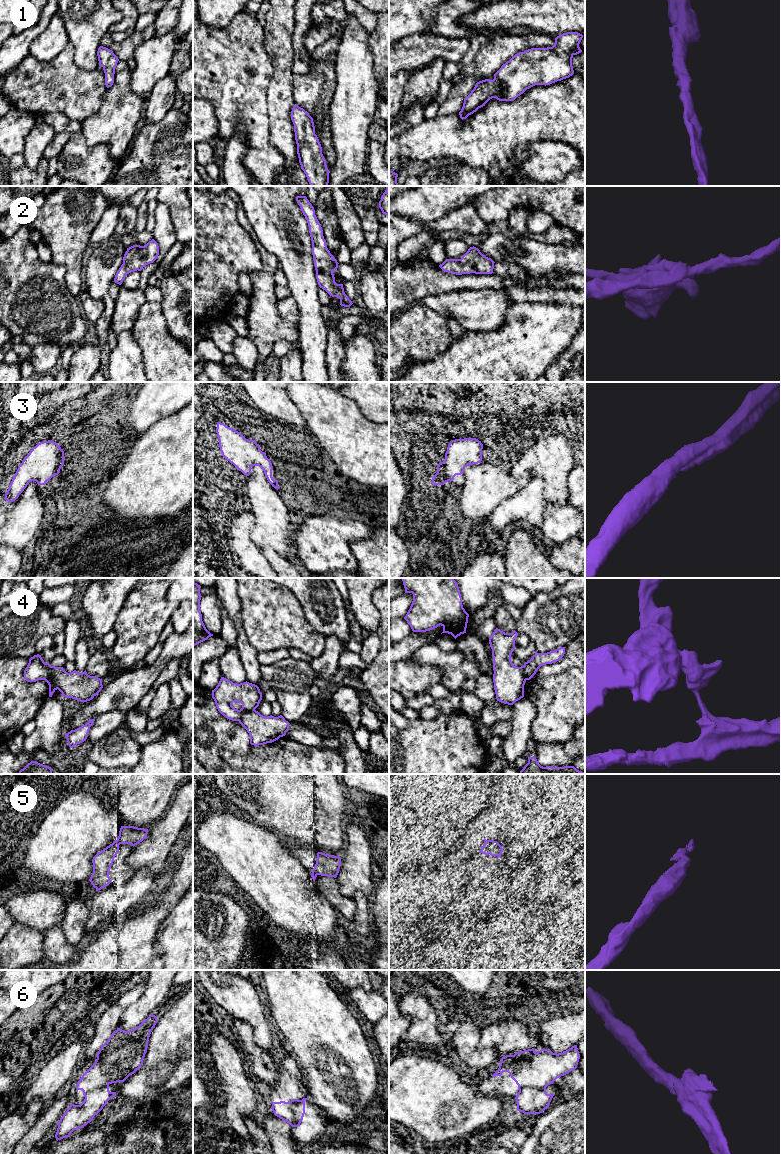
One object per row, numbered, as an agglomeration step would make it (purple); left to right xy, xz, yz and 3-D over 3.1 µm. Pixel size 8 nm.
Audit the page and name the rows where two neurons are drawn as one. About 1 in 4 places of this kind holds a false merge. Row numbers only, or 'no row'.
4, 5, 6

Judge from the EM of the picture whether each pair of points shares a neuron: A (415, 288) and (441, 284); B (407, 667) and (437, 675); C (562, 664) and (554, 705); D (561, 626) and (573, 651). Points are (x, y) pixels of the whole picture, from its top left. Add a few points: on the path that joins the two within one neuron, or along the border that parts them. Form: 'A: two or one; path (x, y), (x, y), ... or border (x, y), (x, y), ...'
A: one; path (421, 284), (435, 284)
B: one; path (414, 674), (430, 675)
C: two; border (574, 665), (548, 676), (541, 686)
D: two; border (574, 637), (564, 646)

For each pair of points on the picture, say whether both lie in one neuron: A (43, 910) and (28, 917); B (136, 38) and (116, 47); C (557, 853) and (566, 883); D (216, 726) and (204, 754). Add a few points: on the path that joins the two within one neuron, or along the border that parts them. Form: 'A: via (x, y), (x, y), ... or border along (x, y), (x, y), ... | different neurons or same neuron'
A: via (39, 910), (35, 910), (32, 913) | same neuron
B: via (131, 43), (127, 47), (121, 47) | same neuron
C: border along (563, 865), (550, 870), (541, 880) | different neurons
D: via (216, 733), (217, 741), (211, 749) | same neuron

